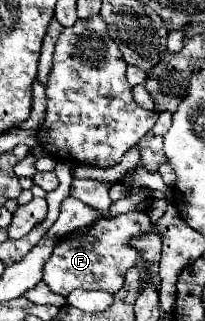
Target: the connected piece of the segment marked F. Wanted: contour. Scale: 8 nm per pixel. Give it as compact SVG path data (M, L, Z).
M125 213L111 219L101 219L91 227L77 229L67 237L59 239L51 259L43 269L43 281L57 295L67 295L73 289L103 289L117 293L123 285L125 273L135 265L139 253L129 247L133 235L141 235L151 227L147 213Z

